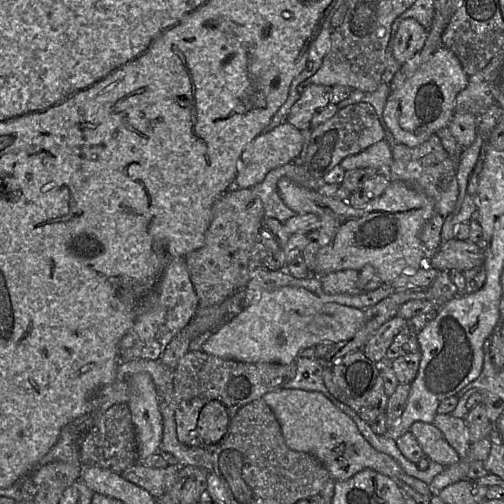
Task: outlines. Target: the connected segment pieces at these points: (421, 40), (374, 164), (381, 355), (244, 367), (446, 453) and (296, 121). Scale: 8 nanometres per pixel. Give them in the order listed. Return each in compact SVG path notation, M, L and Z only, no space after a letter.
M413 18L401 21L392 37L392 55L400 65L409 61L424 47L427 31Z
M386 139L368 147L362 152L344 158L339 164L344 171L373 168L385 171L393 162L392 150Z
M395 316L376 330L360 349L363 354L375 363L383 363L388 348L394 338L406 324L405 319Z
M189 350L182 356L174 372L175 421L178 440L190 446L203 448L206 444L198 438L196 427L200 411L204 405L213 400L221 402L228 412L231 425L232 419L240 408L248 403L261 399L269 392L283 389L283 385L291 381L295 377L296 372L297 367L295 362L287 365L279 363L245 363L213 356L202 350Z
M416 421L411 425L410 431L430 460L445 467L460 460L457 451L447 442L443 433L432 423Z
M310 86L291 106L286 121L300 131L312 130L311 119L318 109L330 103L331 92L332 87L329 86Z

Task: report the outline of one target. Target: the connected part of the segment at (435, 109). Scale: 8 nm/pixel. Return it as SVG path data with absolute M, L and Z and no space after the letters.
M443 45L437 48L430 59L422 64L399 89L390 92L386 100L383 110L384 122L395 141L411 148L416 147L424 143L431 135L436 134L441 128L448 127L454 114L456 97L467 87L468 78L453 52Z

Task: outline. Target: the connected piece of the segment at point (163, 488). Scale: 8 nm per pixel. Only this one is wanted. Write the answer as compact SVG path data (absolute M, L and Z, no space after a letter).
M139 463L125 469L121 476L147 490L154 498L161 498L175 483L180 465L168 465L166 468L145 467Z

